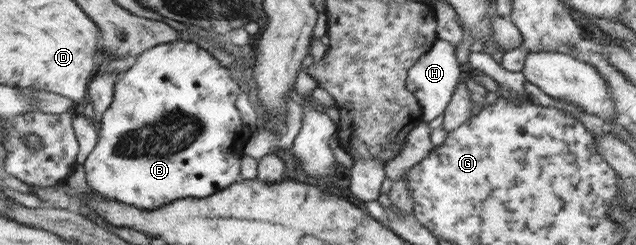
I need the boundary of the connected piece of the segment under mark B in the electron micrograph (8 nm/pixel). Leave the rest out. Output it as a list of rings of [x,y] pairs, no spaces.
[[[189,39],[163,43],[137,56],[132,64],[132,68],[117,82],[114,102],[106,111],[102,121],[100,142],[87,163],[85,163],[88,182],[91,184],[92,189],[109,199],[116,199],[121,203],[134,205],[139,209],[153,210],[163,208],[165,205],[172,204],[177,200],[184,200],[185,198],[211,197],[241,181],[241,157],[243,157],[243,151],[241,149],[231,149],[231,151],[227,149],[227,147],[235,147],[243,139],[243,135],[247,133],[247,125],[245,125],[243,115],[241,115],[241,111],[237,107],[239,95],[243,91],[241,86],[233,77],[232,71],[227,67],[223,67],[223,63],[215,55],[212,55],[207,49],[203,49],[197,43],[190,42]]]

